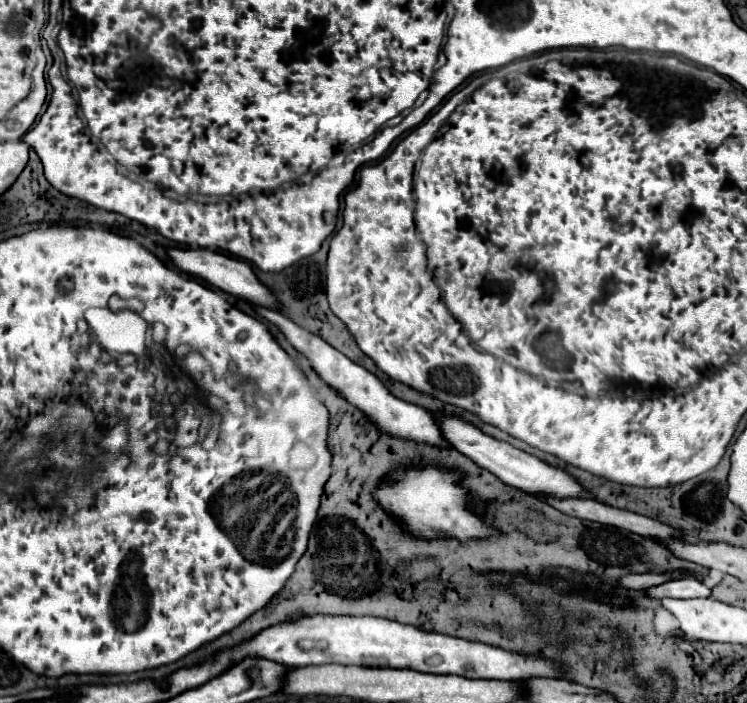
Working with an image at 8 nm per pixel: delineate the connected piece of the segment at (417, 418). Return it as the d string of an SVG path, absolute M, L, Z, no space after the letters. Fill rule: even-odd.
M254 307L258 311L260 317L272 321L274 325L280 327L280 331L286 335L286 339L292 343L292 347L300 353L304 353L314 371L326 381L330 383L338 393L342 393L346 399L350 399L350 403L354 403L354 407L362 409L366 415L370 415L370 421L376 423L376 427L380 431L386 431L388 435L402 435L402 439L414 439L418 443L430 443L430 445L440 445L440 447L450 447L446 443L446 439L442 439L442 431L438 431L438 425L434 423L434 417L432 413L428 413L426 409L414 405L414 403L408 403L408 401L402 401L398 397L394 397L388 387L370 371L366 371L362 365L356 365L354 361L350 361L346 355L342 355L340 351L336 351L332 345L328 345L322 337L302 329L300 325L296 325L294 321L290 321L288 317L284 317L282 313L278 311L270 311L270 309L260 309L260 307Z

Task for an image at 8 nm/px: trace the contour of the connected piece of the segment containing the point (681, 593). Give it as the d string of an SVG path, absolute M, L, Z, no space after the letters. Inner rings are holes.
M680 577L646 589L646 595L652 599L664 599L664 597L692 599L692 597L710 597L710 589L704 583L696 581L694 577Z

